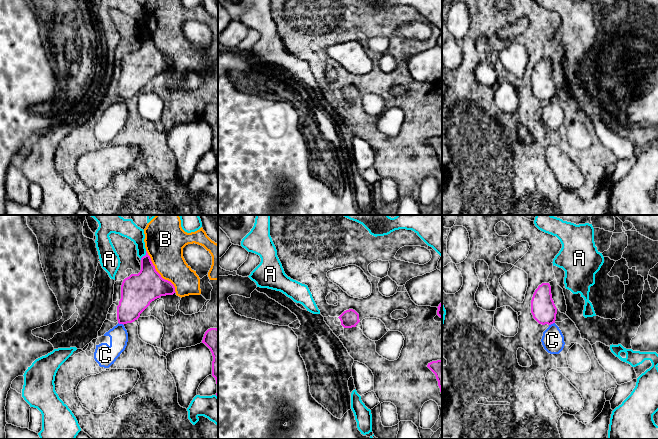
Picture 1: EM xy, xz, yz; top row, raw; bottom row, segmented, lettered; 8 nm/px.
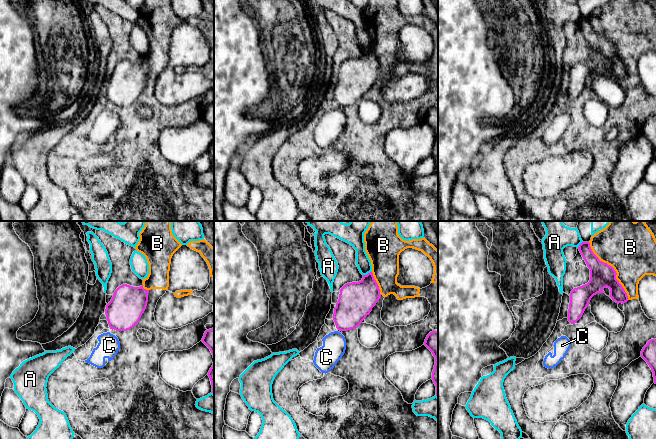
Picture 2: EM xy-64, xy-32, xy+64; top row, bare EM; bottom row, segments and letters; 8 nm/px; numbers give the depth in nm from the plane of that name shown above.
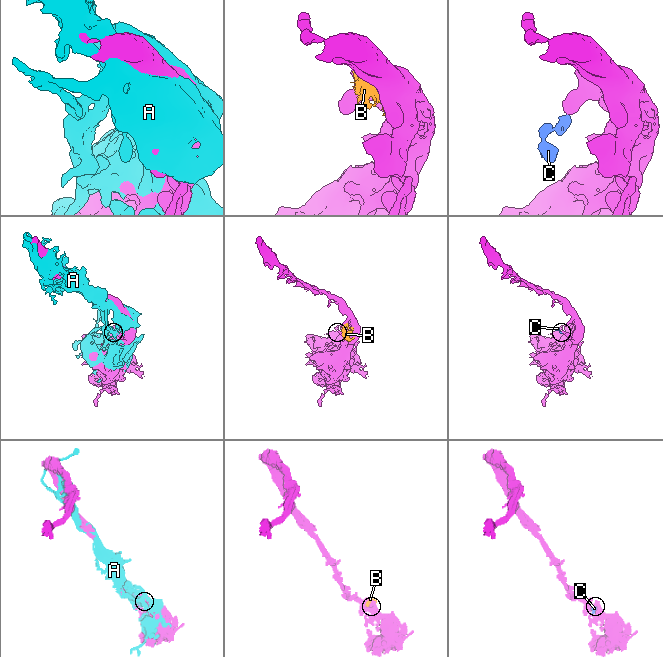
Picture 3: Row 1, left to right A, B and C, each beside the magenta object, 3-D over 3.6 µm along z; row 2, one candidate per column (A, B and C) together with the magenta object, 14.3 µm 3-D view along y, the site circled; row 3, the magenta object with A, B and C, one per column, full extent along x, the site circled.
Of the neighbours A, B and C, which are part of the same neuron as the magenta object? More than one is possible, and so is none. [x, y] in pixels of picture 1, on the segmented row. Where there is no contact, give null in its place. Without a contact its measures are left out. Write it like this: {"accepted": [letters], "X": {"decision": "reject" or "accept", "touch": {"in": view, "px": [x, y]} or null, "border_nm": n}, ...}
{"accepted": [], "A": {"decision": "reject", "touch": {"in": "xy", "px": [145, 255]}, "border_nm": 90}, "B": {"decision": "reject", "touch": {"in": "xy", "px": [158, 273]}, "border_nm": 420}, "C": {"decision": "reject", "touch": {"in": "xy", "px": [121, 323]}, "border_nm": 50}}

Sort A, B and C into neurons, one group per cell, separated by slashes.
A / B C

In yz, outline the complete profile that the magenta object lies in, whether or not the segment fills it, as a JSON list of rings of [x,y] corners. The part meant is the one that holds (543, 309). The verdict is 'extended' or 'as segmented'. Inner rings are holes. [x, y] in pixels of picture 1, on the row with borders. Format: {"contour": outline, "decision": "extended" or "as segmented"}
{"contour": [[[542,283],[535,290],[531,300],[531,313],[539,324],[555,323],[557,308],[552,299],[549,283]]], "decision": "as segmented"}

